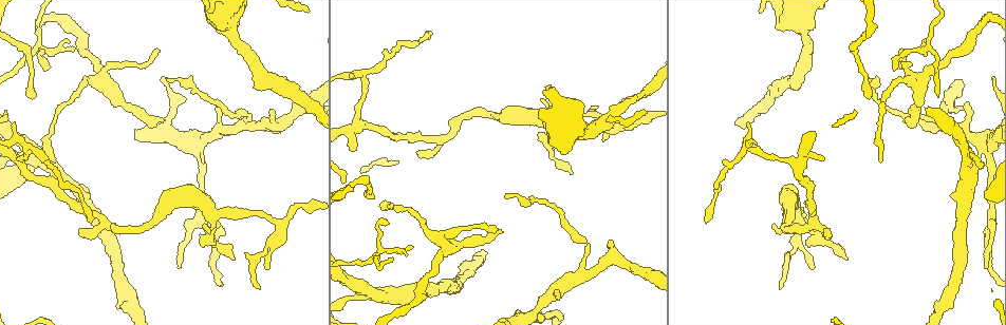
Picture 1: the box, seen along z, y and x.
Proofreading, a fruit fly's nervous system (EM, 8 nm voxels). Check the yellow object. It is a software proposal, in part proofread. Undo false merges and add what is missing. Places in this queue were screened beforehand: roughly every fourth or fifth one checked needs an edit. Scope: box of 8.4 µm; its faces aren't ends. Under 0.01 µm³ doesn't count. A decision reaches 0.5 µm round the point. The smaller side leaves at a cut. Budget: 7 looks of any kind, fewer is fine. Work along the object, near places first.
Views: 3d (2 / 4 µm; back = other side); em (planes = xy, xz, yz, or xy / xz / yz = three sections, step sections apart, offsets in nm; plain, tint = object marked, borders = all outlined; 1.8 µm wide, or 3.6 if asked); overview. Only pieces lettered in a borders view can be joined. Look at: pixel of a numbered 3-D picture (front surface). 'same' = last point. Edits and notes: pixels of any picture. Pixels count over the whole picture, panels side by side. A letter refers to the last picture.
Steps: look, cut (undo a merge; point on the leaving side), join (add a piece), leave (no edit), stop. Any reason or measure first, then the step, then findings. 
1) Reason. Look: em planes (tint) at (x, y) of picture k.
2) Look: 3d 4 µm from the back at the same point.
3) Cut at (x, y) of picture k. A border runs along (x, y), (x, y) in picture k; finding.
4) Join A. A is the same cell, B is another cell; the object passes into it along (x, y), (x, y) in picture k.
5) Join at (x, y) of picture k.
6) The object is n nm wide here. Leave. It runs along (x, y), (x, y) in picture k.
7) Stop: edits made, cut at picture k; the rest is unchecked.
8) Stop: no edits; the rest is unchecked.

Thin end. Look: em planes (tint) at (266, 268) of picture 1.

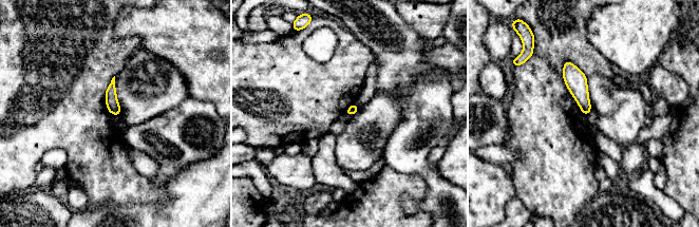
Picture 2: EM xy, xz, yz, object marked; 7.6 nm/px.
Look: em planes (borders) at the same point.

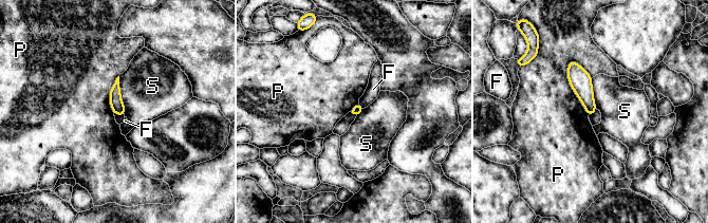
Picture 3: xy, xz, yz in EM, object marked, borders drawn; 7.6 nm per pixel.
Leave. F, P and S are other cells; a border runs along (571, 60), (567, 80), (589, 114) in picture 3; none of them fits.

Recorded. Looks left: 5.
Side arm on a straight run. Look: 3d 2 µm at (966, 153) of picture 1.

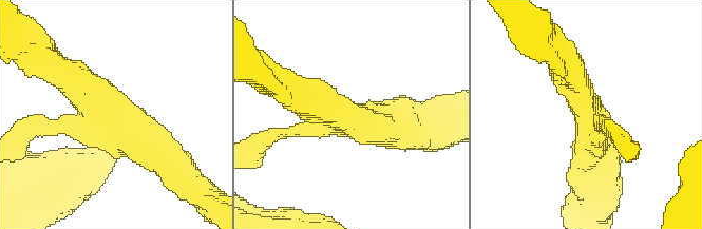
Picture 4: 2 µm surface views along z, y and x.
3 arms meet here; shape alone is not enough. Look: em planes (borders) at (592, 117) of picture 4.

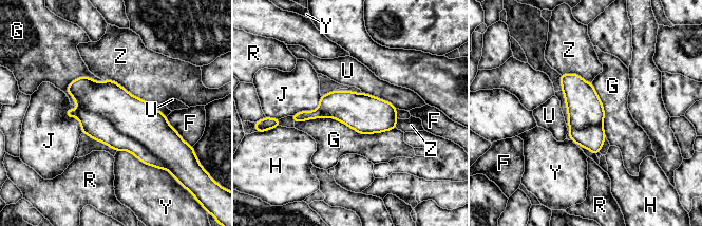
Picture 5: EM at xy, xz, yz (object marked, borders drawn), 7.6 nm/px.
The object is 280 nm wide here. Cut at (133, 117) of picture 5. F, G, H, J, R, U, Y and Z are other cells; a second cell is stuck on.

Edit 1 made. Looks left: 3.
Look: overview.

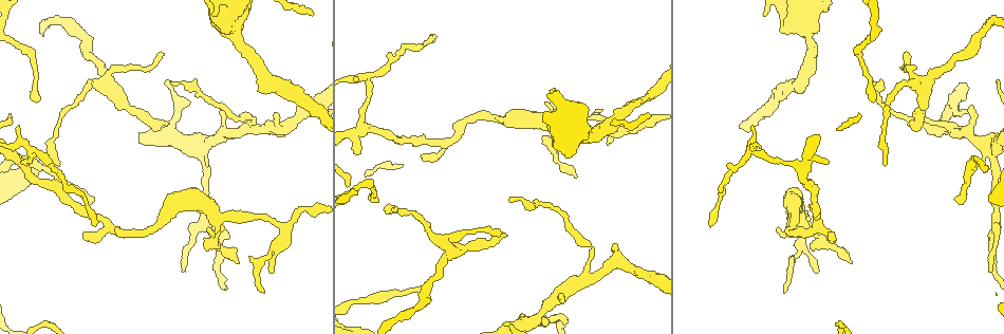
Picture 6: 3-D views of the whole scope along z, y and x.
Free end. Look: em planes (borders) at (57, 165) of picture 6.

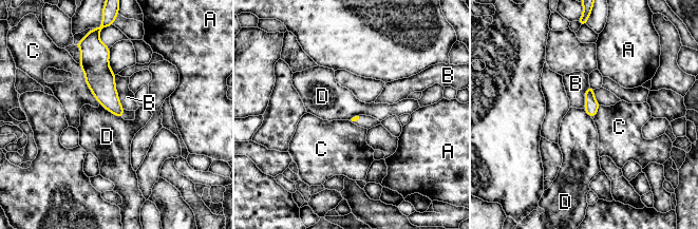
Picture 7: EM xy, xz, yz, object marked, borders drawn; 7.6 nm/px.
The longest contact is with C, 340 nm. Leave. A, B, C and D are other cells; no lettered piece goes on from it.

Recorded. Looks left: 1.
Stop: edits made, cut at picture 5; the rest is unchecked.

